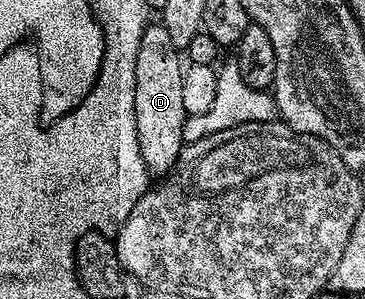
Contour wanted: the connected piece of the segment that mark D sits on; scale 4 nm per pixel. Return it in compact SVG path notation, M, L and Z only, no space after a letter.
M161 21L148 22L141 37L141 49L137 51L136 131L139 134L141 157L148 172L152 176L159 175L155 177L166 176L179 160L179 154L185 146L183 126L189 122L189 116L183 94L184 74L185 63L180 48L173 45L167 26Z

